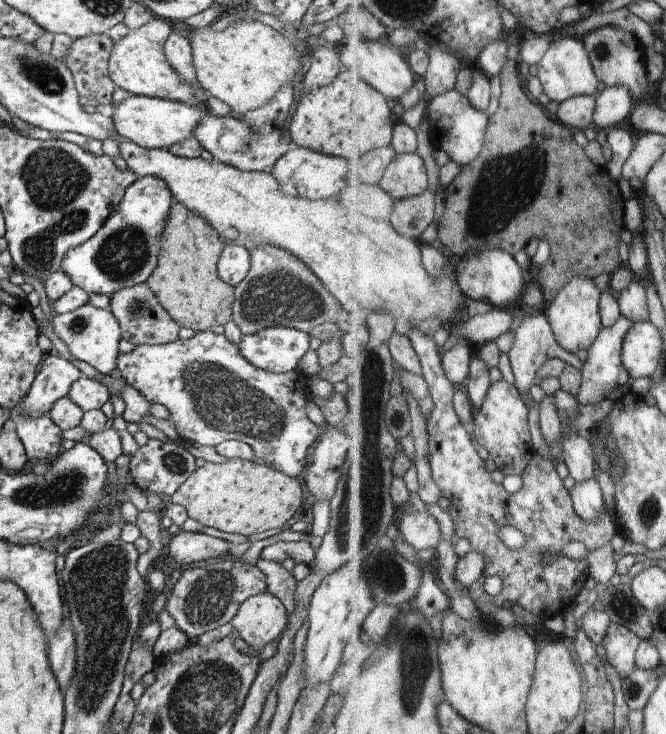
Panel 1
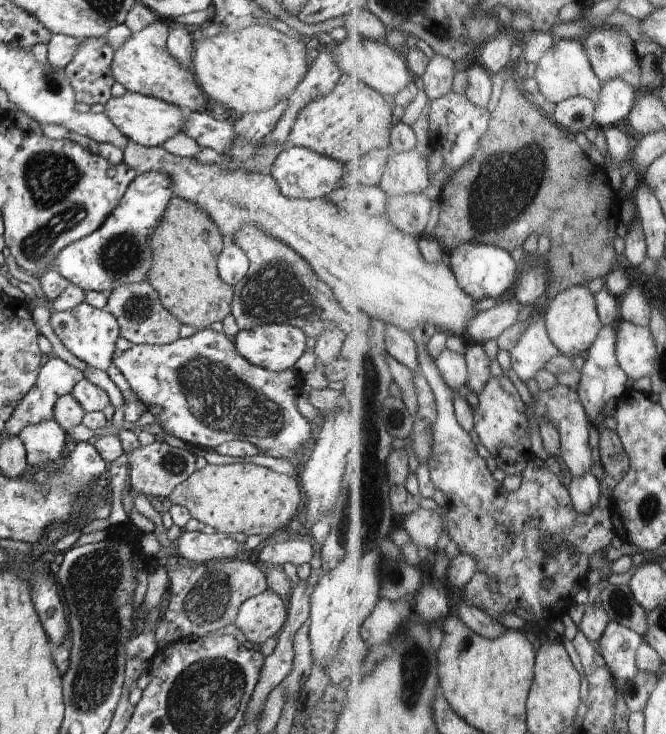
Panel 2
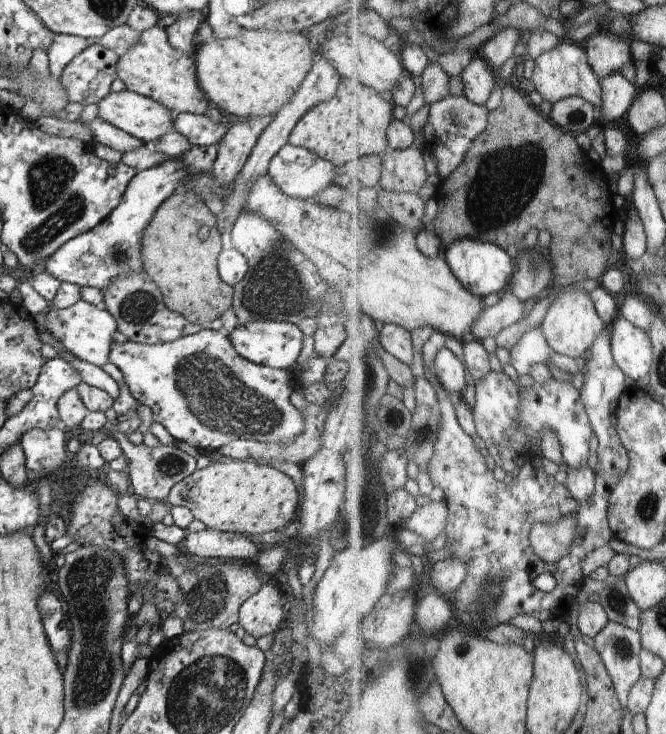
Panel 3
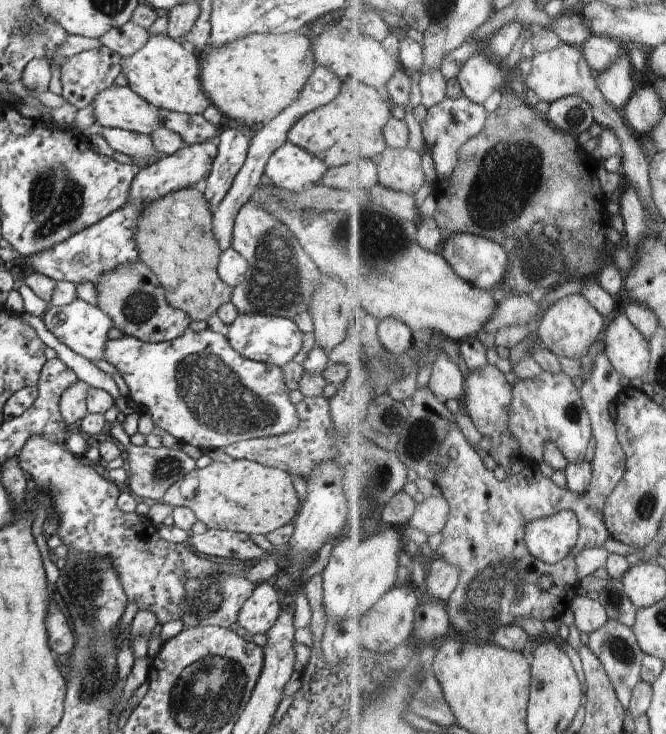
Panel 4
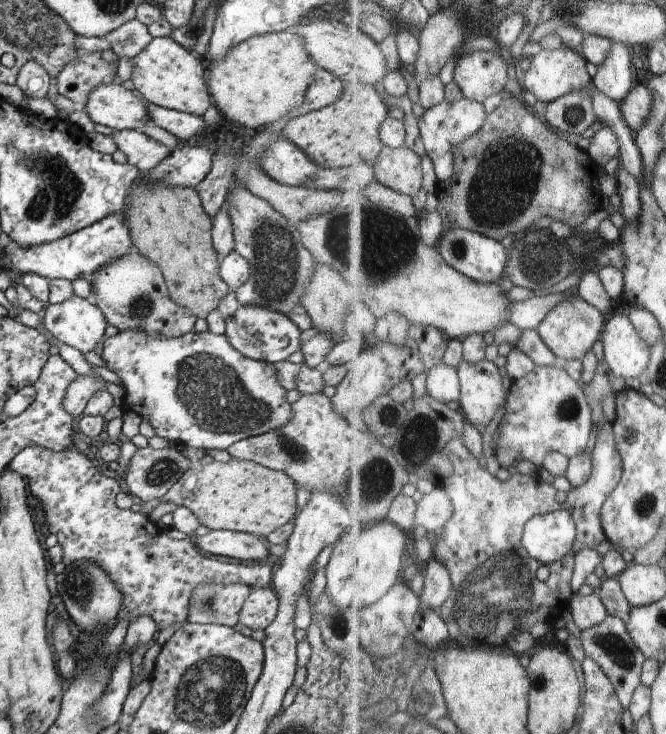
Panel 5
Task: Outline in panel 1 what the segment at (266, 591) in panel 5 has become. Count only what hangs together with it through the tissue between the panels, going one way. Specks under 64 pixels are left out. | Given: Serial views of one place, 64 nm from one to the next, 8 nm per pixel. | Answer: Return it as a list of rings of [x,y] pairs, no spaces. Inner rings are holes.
[[[270,592],[248,598],[230,622],[234,635],[242,637],[256,651],[278,641],[289,624],[284,604]]]

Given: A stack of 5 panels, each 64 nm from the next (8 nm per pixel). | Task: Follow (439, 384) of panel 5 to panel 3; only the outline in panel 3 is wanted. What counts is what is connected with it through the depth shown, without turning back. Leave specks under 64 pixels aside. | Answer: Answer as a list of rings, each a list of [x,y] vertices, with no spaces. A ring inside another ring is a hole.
[[[444,348],[437,359],[435,367],[440,383],[452,393],[462,393],[468,386],[468,364],[464,364],[458,354],[450,348]]]

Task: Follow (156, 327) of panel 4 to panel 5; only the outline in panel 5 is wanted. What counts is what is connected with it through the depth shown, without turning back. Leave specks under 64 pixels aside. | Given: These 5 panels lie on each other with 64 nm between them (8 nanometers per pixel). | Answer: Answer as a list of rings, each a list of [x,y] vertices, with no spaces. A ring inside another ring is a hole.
[[[135,246],[132,251],[100,268],[88,277],[92,284],[94,305],[100,308],[108,325],[119,331],[136,329],[148,337],[180,337],[193,331],[198,319],[189,309],[176,305],[169,296],[161,271],[143,258]]]

